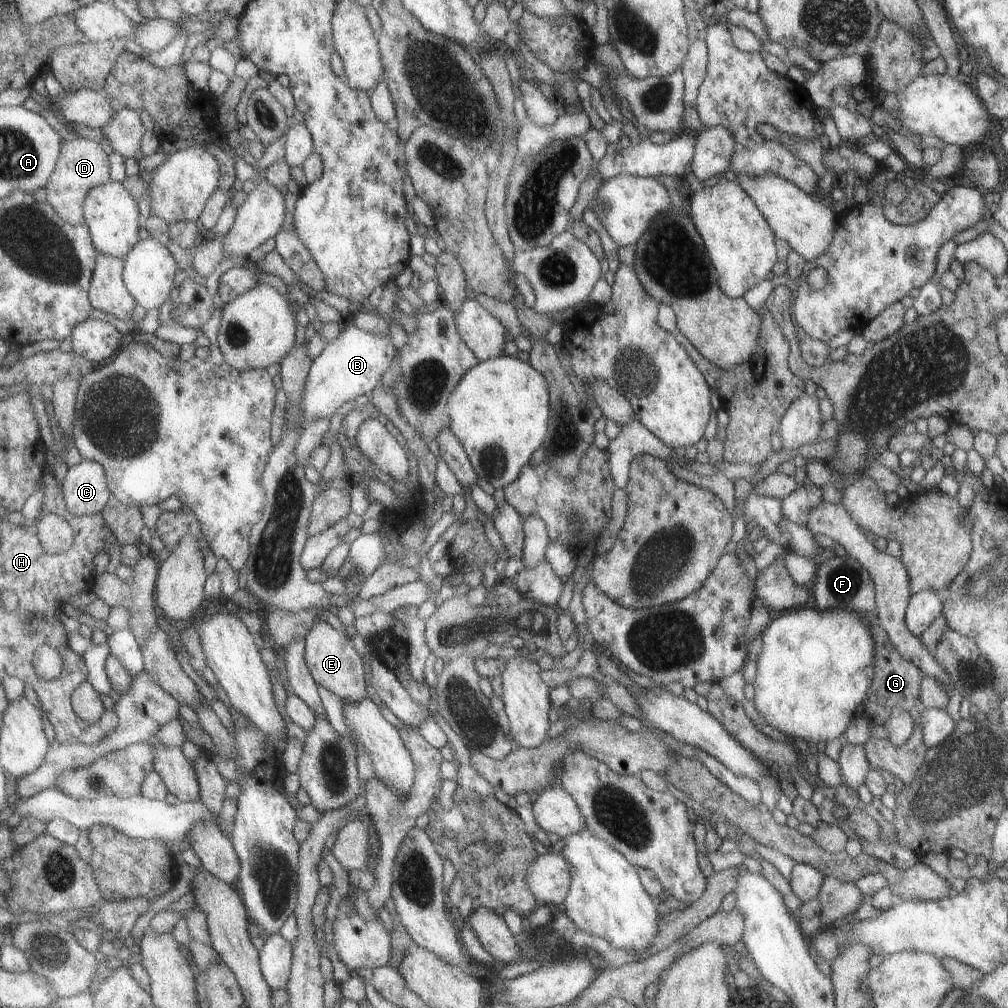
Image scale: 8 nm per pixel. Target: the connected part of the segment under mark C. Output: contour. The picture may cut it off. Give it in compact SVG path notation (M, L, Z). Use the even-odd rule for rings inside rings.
M88 459L69 468L61 488L68 510L81 518L100 514L112 496L103 464Z

